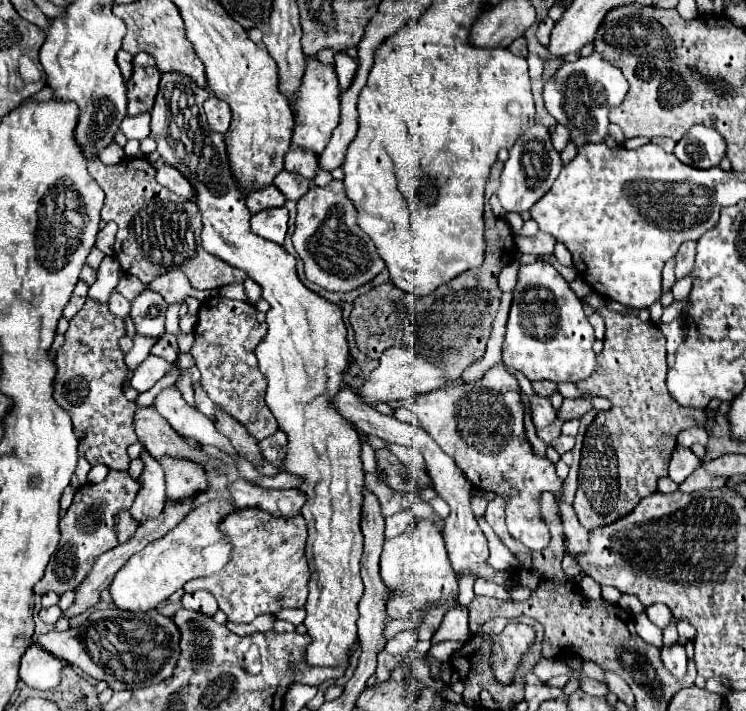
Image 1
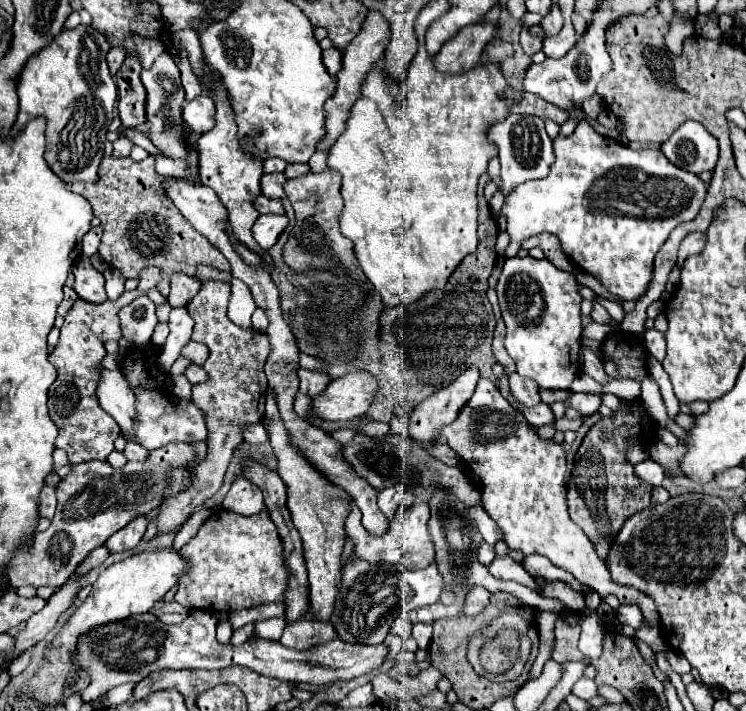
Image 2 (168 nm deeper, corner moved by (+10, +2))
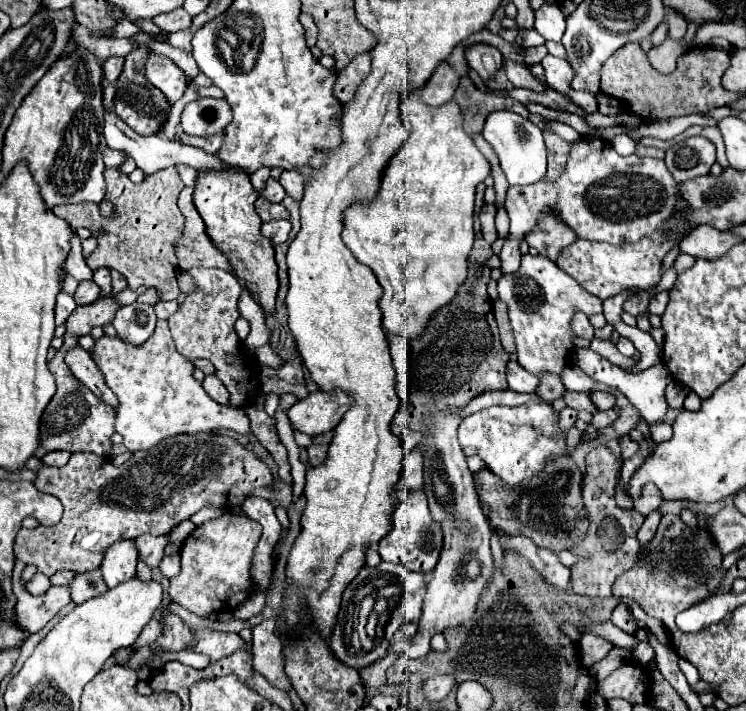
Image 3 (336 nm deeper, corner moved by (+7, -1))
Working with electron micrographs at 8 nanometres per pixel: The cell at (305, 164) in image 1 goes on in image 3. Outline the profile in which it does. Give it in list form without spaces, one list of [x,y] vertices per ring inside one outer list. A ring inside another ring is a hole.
[[[262,167],[260,171],[254,171],[252,175],[250,175],[250,181],[252,181],[252,185],[256,187],[256,191],[260,193],[262,191],[262,187],[264,187],[264,183],[270,179],[270,167]]]

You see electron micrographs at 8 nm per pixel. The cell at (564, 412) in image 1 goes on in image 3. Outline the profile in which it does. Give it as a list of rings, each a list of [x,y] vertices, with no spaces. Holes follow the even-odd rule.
[[[594,391],[594,393],[590,393],[590,399],[598,411],[606,411],[606,409],[614,407],[614,397],[606,391]]]

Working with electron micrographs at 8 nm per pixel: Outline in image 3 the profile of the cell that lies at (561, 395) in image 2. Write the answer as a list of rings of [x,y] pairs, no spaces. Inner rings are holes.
[[[564,391],[562,401],[566,403],[566,407],[572,407],[572,409],[576,409],[576,411],[586,409],[586,411],[590,411],[590,413],[596,413],[596,407],[592,407],[592,401],[590,401],[590,395],[588,395],[588,393]]]

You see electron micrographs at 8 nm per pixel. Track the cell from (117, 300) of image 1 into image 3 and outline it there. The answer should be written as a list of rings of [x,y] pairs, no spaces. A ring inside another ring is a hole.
[[[92,279],[78,283],[78,289],[74,293],[74,299],[78,305],[90,305],[98,301],[98,297],[100,297],[100,287]]]

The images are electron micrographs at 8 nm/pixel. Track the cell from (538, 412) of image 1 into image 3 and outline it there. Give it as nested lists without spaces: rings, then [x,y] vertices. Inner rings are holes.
[[[516,361],[508,363],[506,377],[508,377],[508,387],[516,393],[536,393],[536,387],[540,383],[532,373],[524,371]]]

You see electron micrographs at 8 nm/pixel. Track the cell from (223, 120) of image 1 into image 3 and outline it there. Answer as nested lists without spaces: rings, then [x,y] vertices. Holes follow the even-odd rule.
[[[196,99],[190,101],[184,111],[182,111],[182,129],[188,135],[198,135],[198,137],[210,137],[220,131],[230,123],[232,111],[224,99]]]

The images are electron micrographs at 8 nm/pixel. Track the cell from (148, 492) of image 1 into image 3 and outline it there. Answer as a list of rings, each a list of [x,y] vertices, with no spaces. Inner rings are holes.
[[[122,539],[118,543],[112,543],[108,551],[104,553],[104,561],[100,565],[100,571],[104,575],[104,581],[108,587],[116,587],[124,579],[132,579],[136,573],[136,541],[134,539]]]

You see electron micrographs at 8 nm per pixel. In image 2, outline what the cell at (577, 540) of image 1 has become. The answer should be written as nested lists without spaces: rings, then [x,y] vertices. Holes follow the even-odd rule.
[[[479,380],[475,394],[465,404],[459,418],[445,426],[441,436],[445,436],[449,448],[461,456],[465,468],[481,478],[483,508],[505,532],[505,544],[509,548],[521,550],[523,554],[547,556],[555,566],[571,572],[581,584],[591,586],[601,596],[615,594],[621,604],[635,604],[647,624],[657,628],[659,614],[653,600],[635,588],[613,584],[607,566],[599,560],[589,538],[571,522],[565,498],[567,456],[563,446],[553,438],[539,438],[525,416],[513,408],[489,380]]]

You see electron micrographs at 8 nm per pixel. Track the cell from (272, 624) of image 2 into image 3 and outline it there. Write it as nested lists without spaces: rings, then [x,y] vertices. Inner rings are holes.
[[[264,619],[252,631],[254,671],[280,691],[290,691],[292,683],[284,673],[282,639],[276,631],[276,619]]]

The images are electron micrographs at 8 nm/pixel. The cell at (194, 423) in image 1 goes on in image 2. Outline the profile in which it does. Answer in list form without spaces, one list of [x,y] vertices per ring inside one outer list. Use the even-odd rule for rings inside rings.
[[[237,478],[237,480],[233,482],[233,486],[231,486],[229,494],[223,498],[221,506],[223,506],[225,510],[231,510],[231,512],[241,514],[241,516],[243,516],[243,514],[245,514],[245,516],[249,516],[249,514],[259,514],[261,510],[265,510],[261,490],[259,490],[253,482],[245,480],[245,478]]]

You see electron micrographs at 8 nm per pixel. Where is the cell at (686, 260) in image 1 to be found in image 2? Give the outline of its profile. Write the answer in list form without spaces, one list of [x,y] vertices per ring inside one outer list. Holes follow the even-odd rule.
[[[691,232],[691,234],[687,234],[683,238],[683,242],[681,242],[681,246],[679,246],[679,260],[677,260],[677,264],[681,266],[687,256],[697,254],[703,248],[705,248],[705,234],[703,232]]]

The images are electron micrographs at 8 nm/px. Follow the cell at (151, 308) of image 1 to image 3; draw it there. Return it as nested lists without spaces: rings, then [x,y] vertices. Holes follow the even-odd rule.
[[[132,303],[126,307],[120,307],[114,323],[118,331],[118,337],[126,343],[144,343],[152,337],[156,327],[156,313],[152,305],[146,303]]]

